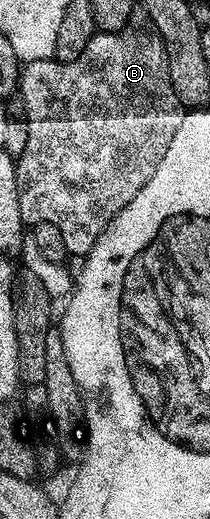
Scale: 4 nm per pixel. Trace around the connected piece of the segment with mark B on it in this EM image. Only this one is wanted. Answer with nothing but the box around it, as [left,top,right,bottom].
[16,23,186,258]

